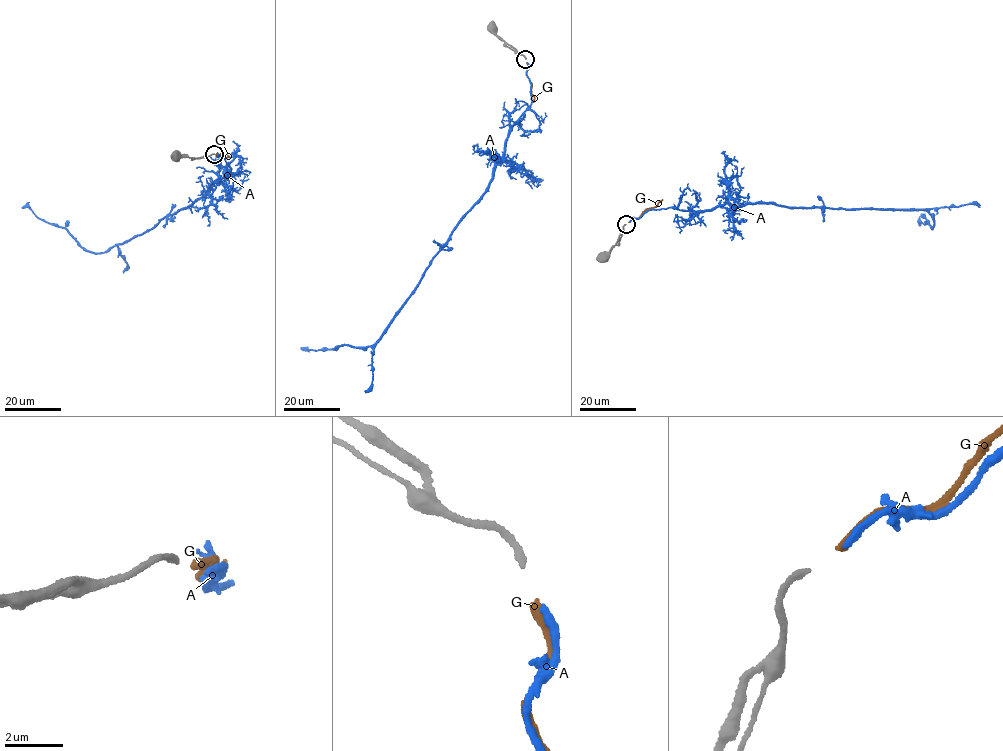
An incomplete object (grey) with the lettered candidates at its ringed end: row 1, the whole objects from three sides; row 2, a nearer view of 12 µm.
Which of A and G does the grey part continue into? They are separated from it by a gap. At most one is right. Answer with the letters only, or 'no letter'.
no letter

